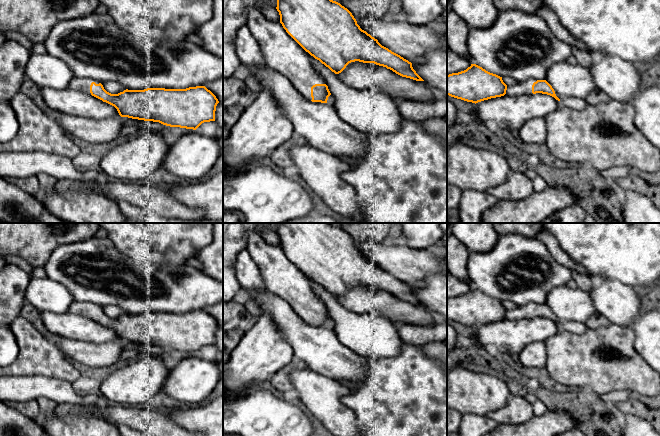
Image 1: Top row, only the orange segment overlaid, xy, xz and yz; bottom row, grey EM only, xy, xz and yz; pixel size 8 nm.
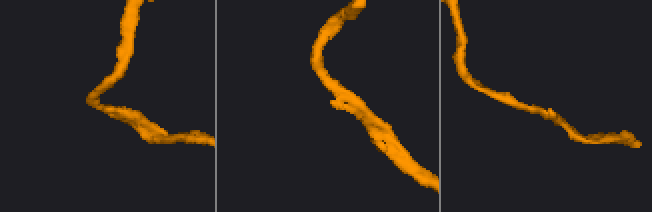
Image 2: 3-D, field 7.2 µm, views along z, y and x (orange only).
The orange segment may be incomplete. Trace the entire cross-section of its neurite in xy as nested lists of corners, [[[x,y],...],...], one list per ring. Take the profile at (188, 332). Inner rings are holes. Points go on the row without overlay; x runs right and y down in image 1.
[[[74,301],[67,312],[89,317],[114,330],[121,341],[193,354],[204,346],[215,345],[216,330],[219,327],[205,310],[186,313],[126,313],[111,318],[98,305]]]

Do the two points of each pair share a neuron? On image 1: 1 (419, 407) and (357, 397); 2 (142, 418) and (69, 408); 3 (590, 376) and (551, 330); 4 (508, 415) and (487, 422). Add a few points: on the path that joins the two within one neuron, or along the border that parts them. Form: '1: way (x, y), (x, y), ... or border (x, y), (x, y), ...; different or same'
1: way (404, 407), (372, 400); same
2: way (124, 415), (87, 411); same
3: border (560, 329), (544, 341); different
4: border (488, 416), (497, 424); different

